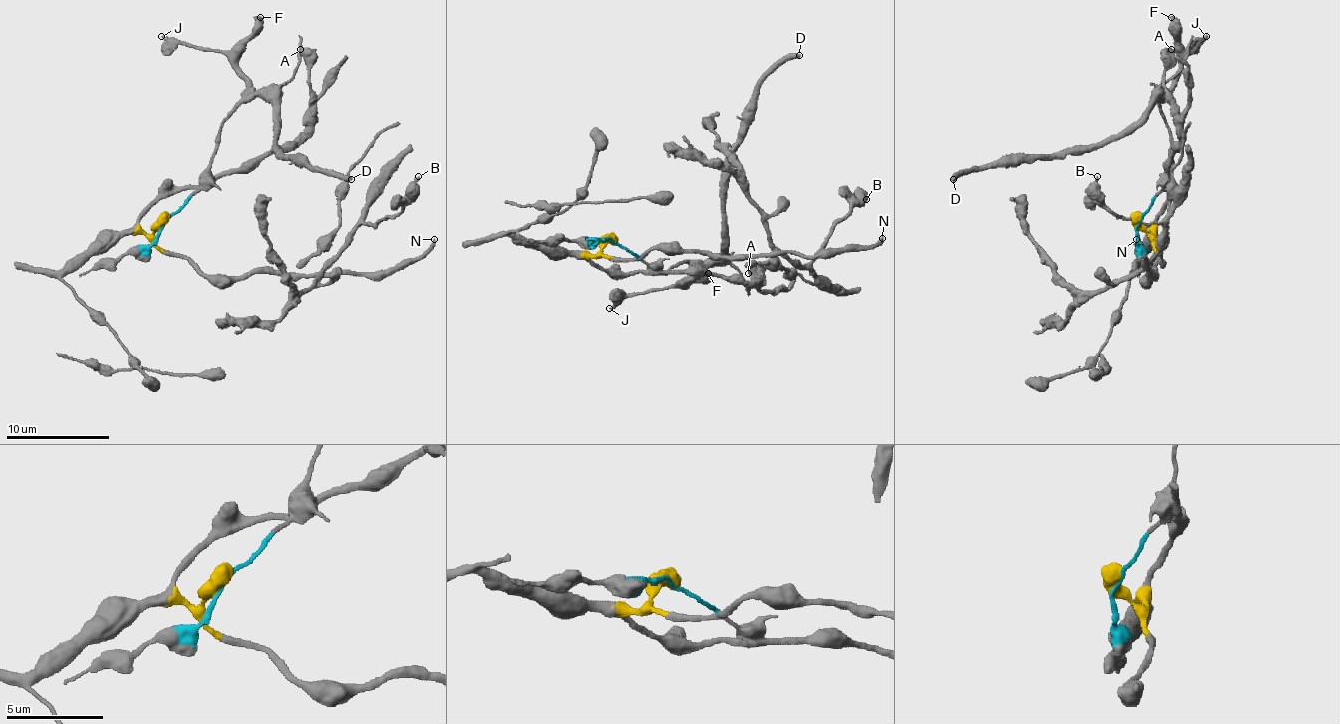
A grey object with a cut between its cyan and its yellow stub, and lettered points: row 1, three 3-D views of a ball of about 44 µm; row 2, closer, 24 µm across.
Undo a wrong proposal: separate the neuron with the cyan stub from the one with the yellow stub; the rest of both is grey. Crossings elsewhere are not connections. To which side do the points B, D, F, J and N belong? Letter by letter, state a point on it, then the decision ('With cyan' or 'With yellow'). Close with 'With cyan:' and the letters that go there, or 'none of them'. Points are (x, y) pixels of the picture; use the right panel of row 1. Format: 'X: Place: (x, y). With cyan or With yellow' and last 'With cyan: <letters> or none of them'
B: Place: (1097, 176). With yellow
D: Place: (953, 179). With cyan
F: Place: (1171, 17). With cyan
J: Place: (1206, 36). With cyan
N: Place: (1136, 239). With yellow
With cyan: D, F, J

